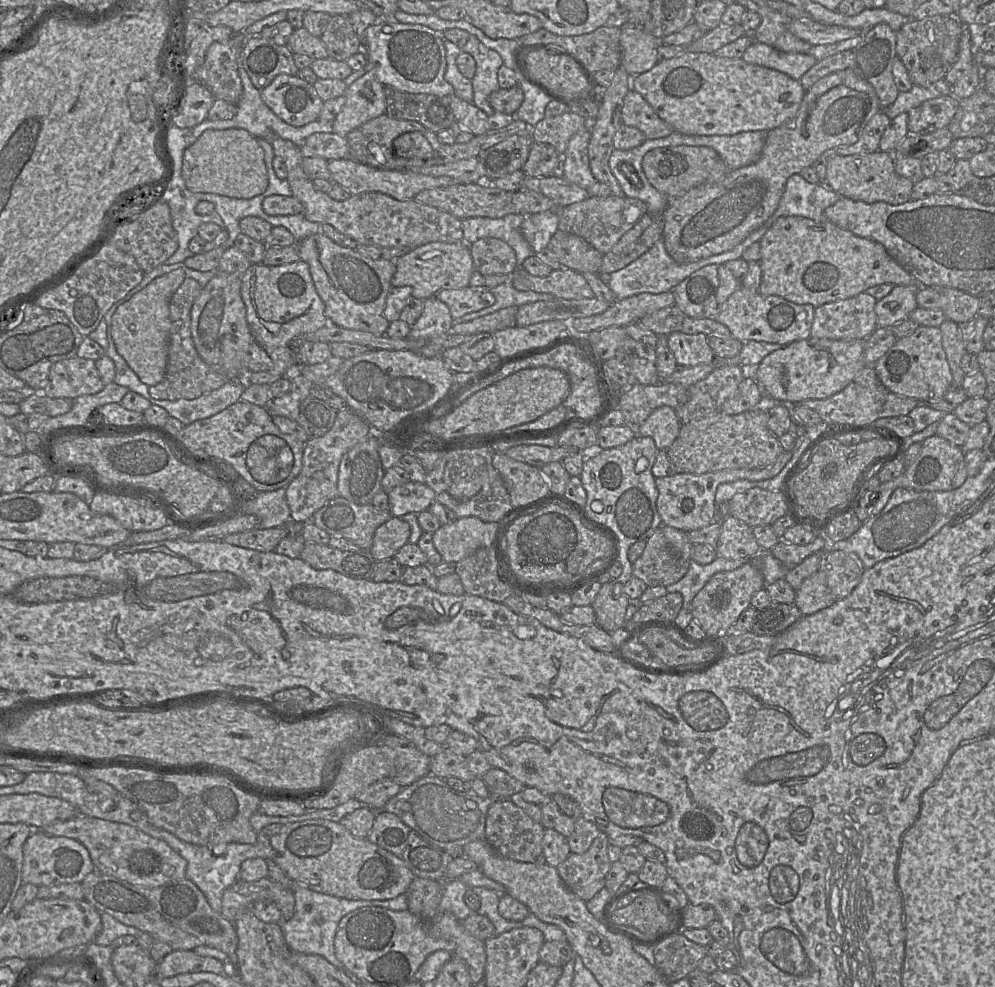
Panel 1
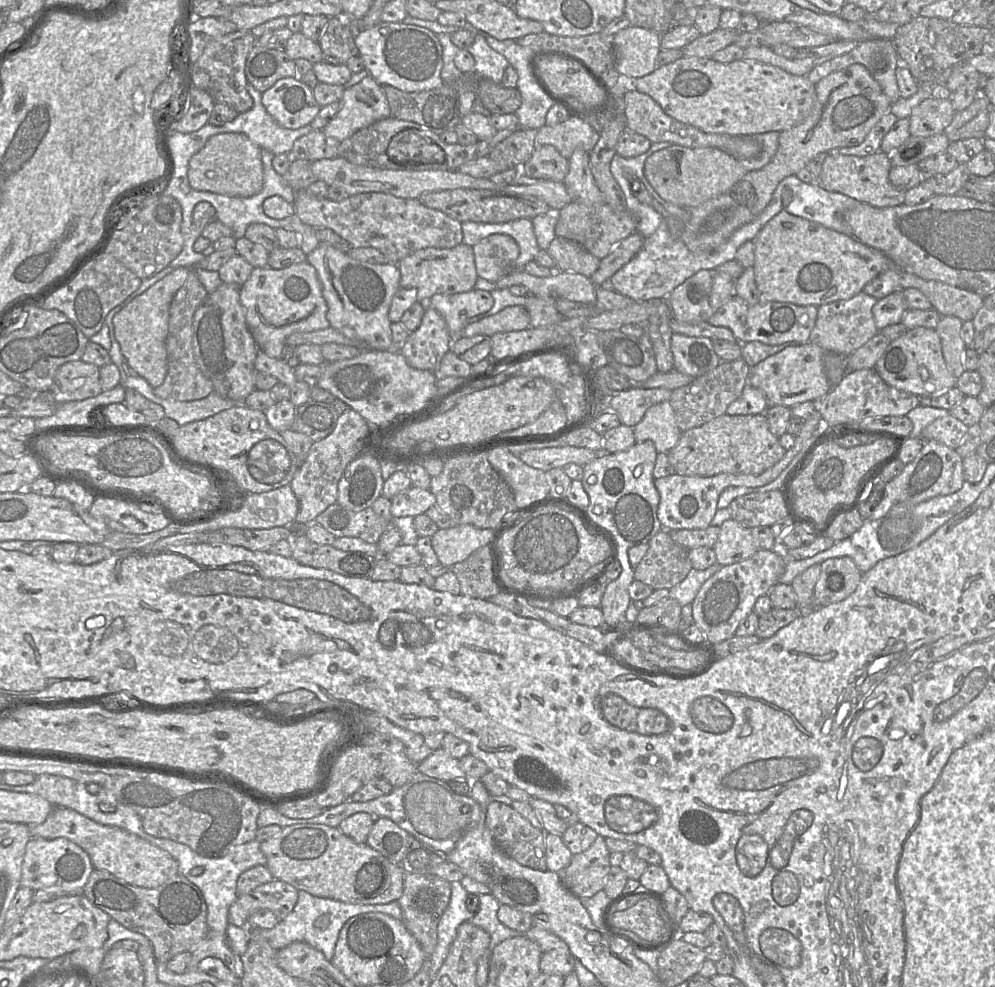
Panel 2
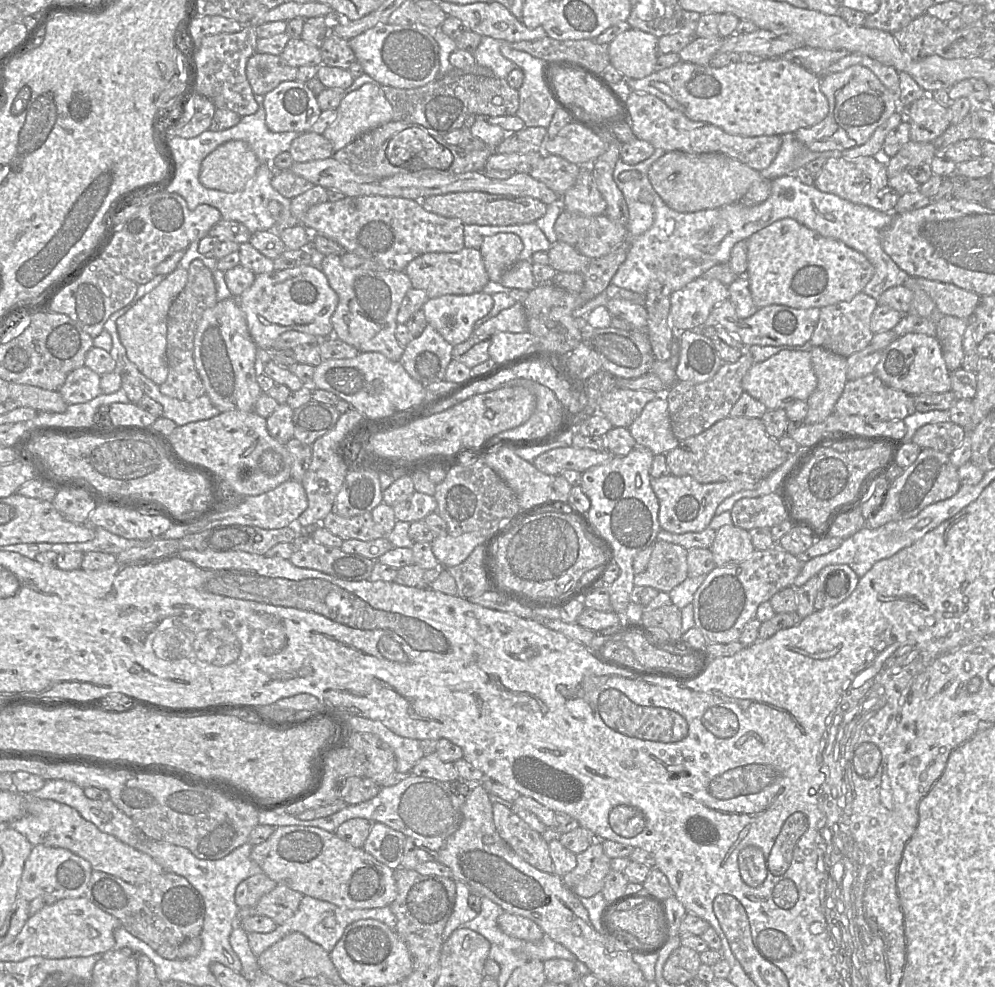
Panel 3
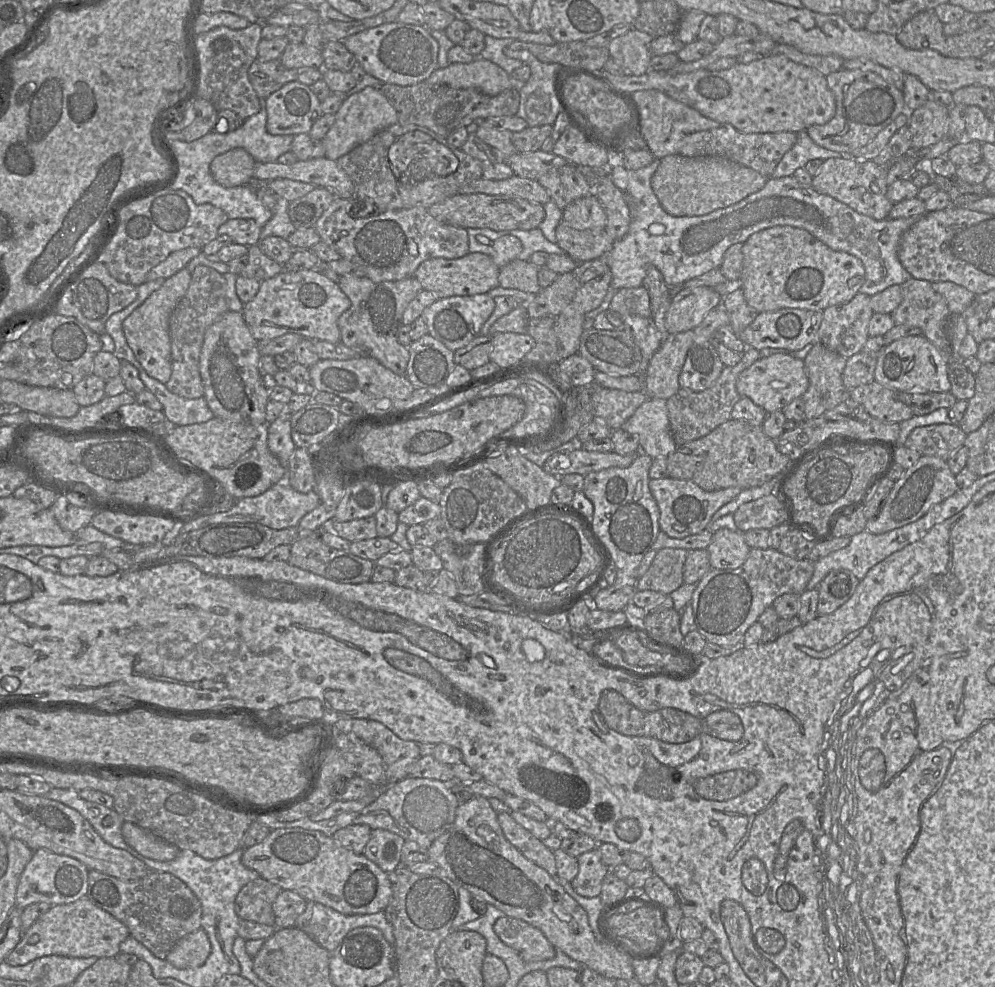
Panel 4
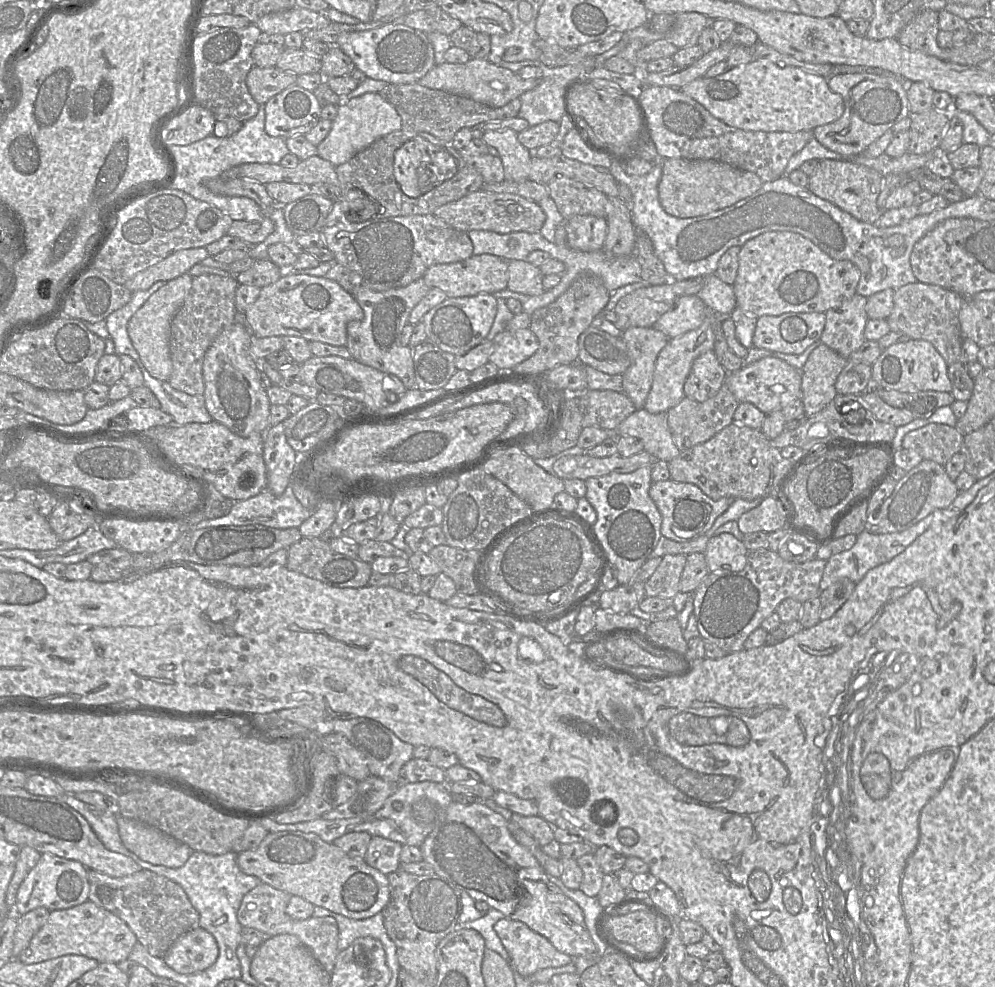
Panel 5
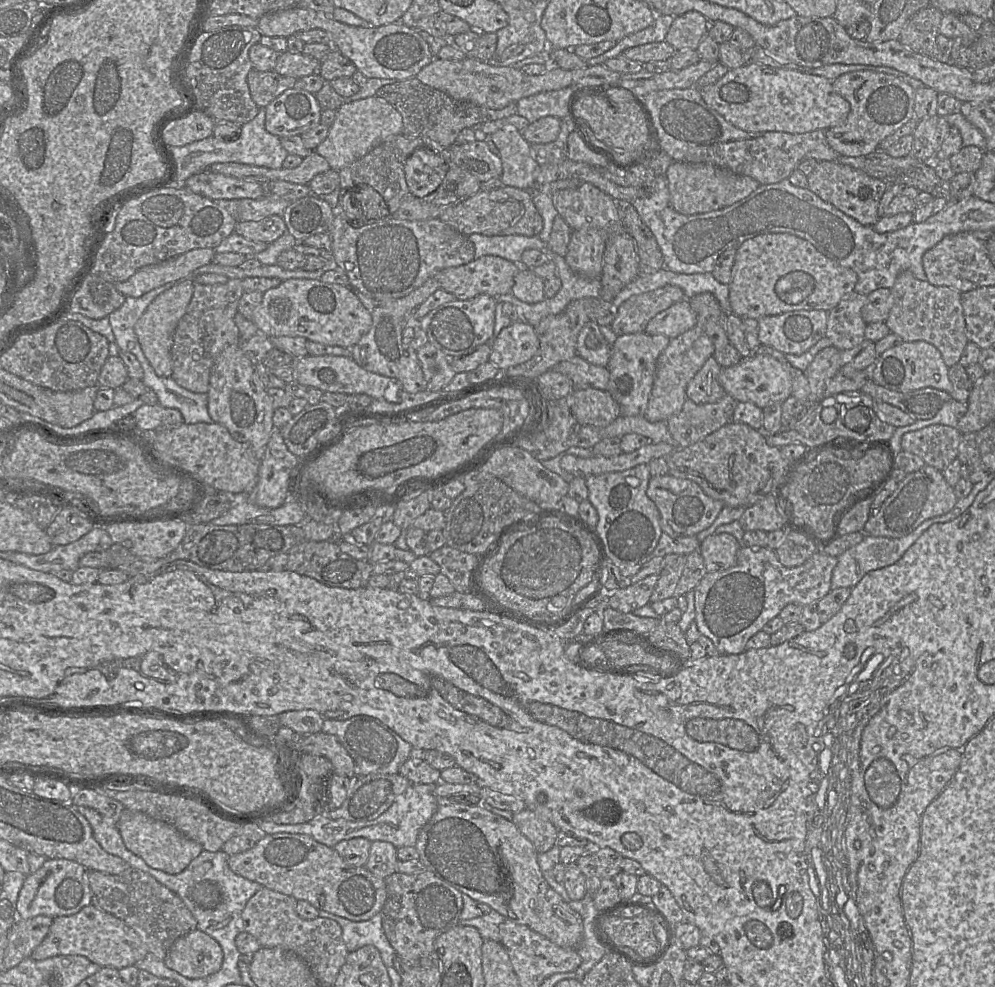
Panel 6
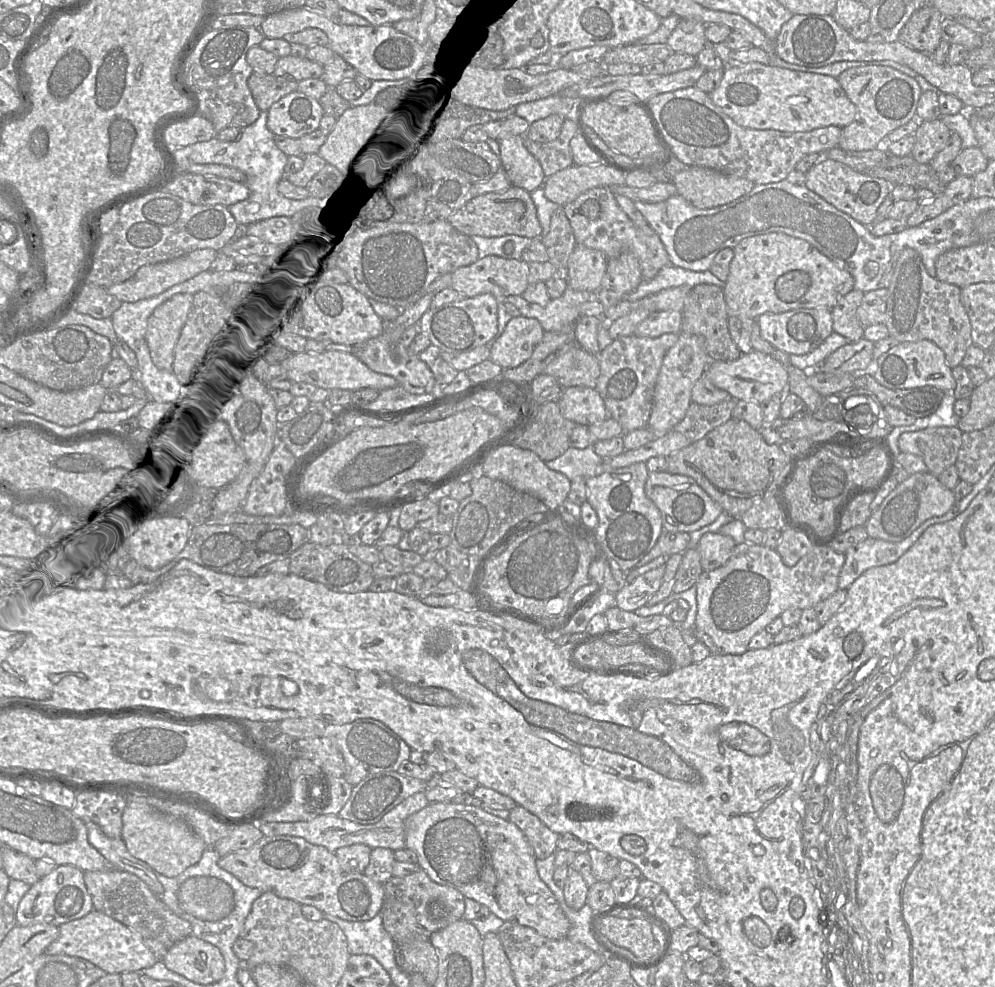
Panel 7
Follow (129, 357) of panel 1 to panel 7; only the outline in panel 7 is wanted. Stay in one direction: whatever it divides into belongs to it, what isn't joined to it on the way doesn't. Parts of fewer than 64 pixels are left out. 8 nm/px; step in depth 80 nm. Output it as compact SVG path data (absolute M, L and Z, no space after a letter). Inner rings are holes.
M178 293L156 307L148 319L145 340L159 369L173 369L174 348L186 323L194 294Z

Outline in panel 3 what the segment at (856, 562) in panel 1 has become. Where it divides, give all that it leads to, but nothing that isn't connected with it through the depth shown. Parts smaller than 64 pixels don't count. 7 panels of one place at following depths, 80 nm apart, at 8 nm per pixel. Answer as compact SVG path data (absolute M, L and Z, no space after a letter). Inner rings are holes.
M831 564L818 573L815 611L834 607L846 600L855 590L860 577L847 564Z

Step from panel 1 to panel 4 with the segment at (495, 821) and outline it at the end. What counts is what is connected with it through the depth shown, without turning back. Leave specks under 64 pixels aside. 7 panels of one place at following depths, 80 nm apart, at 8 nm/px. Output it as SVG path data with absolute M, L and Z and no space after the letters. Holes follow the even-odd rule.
M497 813L497 819L507 840L527 859L546 870L552 877L557 875L553 851L530 831L518 824L510 813Z

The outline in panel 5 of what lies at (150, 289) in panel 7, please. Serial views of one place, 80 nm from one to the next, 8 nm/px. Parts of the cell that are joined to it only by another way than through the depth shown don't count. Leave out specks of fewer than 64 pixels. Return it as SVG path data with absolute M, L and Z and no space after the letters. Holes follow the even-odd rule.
M205 247L176 251L160 262L137 273L124 286L131 292L147 290L155 282L169 281L188 273L195 264L202 262L208 256L210 255Z

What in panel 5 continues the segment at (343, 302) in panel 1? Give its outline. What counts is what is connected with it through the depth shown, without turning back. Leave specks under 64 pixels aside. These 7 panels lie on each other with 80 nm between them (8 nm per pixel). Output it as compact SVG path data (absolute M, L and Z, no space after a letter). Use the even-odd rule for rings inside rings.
M420 278L405 287L387 291L374 291L363 286L355 287L353 289L353 297L361 306L364 317L362 320L351 321L347 324L346 347L352 355L352 358L364 365L397 376L403 382L407 390L417 388L413 364L413 350L409 346L401 344L400 335L404 326L408 324L411 311L430 289L431 288L425 283L423 278Z

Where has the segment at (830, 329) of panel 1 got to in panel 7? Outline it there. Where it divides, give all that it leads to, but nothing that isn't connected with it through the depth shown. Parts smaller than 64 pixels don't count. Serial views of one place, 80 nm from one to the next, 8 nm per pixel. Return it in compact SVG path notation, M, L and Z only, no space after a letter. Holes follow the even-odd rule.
M853 289L841 297L831 309L833 332L844 336L849 342L857 342L863 337L865 327L859 322L856 312L864 294Z

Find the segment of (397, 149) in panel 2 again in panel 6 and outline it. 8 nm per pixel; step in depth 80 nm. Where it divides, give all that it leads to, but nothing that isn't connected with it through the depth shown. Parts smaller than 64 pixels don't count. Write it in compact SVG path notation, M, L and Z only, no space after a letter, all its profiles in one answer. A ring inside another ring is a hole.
M420 147L417 148L405 161L405 178L412 195L420 198L433 192L445 178L450 167L450 162L455 164L450 159L449 149L438 151L440 151L440 153L427 147Z

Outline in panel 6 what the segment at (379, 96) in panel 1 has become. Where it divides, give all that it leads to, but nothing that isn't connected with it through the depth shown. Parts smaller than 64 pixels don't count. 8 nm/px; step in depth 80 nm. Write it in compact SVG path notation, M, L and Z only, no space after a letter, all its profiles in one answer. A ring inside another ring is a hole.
M377 96L344 103L336 112L328 136L315 151L328 161L331 169L340 171L365 156L388 137L401 134L402 127L401 114Z

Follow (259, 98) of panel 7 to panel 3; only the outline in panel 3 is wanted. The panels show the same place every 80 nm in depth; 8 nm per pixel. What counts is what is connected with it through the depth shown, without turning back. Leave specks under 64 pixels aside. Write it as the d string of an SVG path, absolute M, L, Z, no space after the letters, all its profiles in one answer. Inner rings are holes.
M255 52L247 61L246 76L254 94L266 95L281 82L297 80L298 68L284 62L280 55Z

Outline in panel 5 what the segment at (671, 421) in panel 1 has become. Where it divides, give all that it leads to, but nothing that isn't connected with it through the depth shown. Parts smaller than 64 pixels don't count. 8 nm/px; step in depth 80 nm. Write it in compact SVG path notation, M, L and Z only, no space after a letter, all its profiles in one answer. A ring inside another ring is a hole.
M645 408L637 409L611 434L639 438L644 451L654 460L669 462L680 454L672 438L666 413L651 414Z

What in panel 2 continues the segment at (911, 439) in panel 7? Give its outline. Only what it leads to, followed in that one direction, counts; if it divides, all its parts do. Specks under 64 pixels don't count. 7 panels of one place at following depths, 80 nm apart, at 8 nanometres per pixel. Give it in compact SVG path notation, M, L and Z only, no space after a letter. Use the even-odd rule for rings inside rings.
M948 414L925 427L920 438L924 441L940 442L955 450L964 440L968 428L960 420Z

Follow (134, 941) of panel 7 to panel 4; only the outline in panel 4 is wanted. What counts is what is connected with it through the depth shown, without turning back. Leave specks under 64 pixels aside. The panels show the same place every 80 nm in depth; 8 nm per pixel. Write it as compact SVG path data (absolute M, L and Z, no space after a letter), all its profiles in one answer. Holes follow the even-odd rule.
M84 896L72 903L51 906L22 934L19 943L4 962L21 966L51 955L78 958L116 957L120 953L121 942L128 936L130 932L126 925Z

